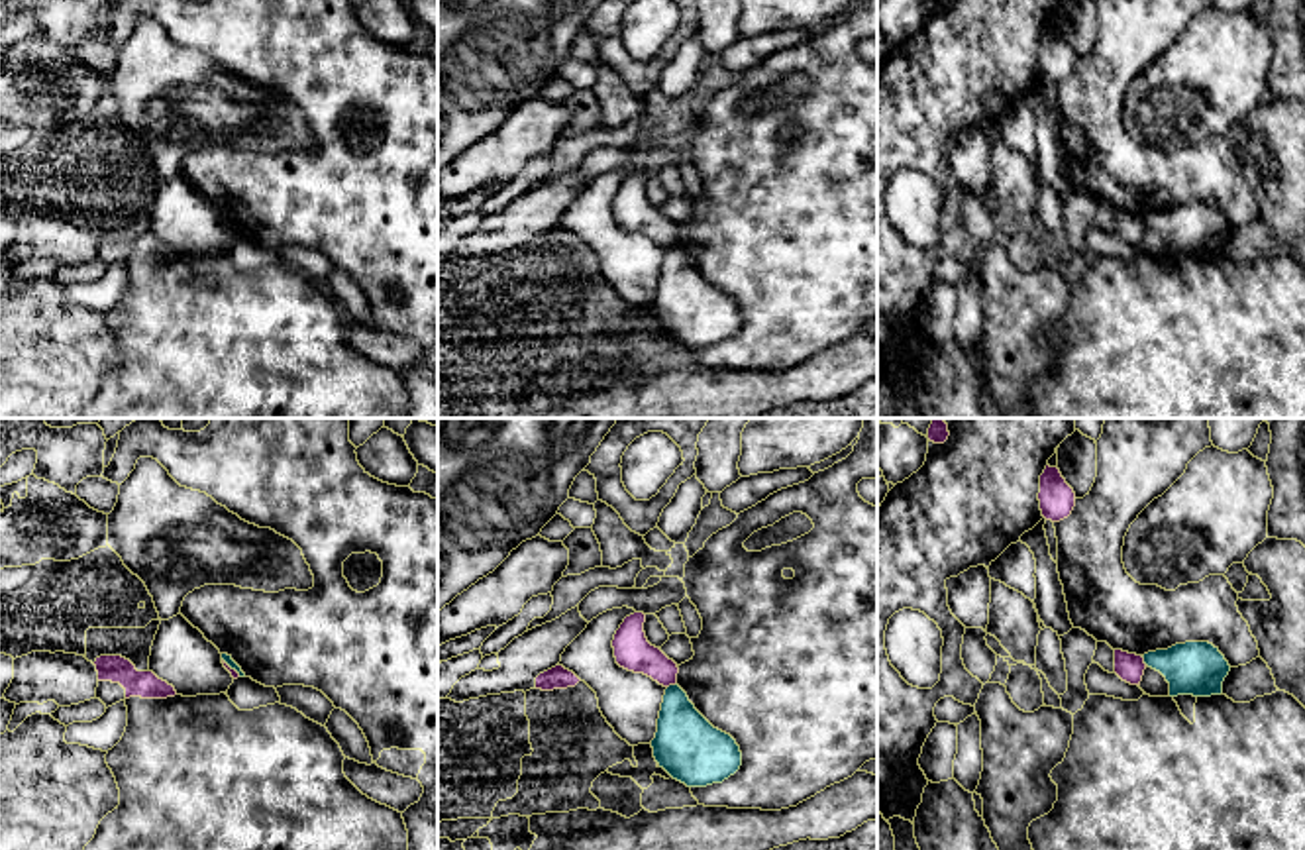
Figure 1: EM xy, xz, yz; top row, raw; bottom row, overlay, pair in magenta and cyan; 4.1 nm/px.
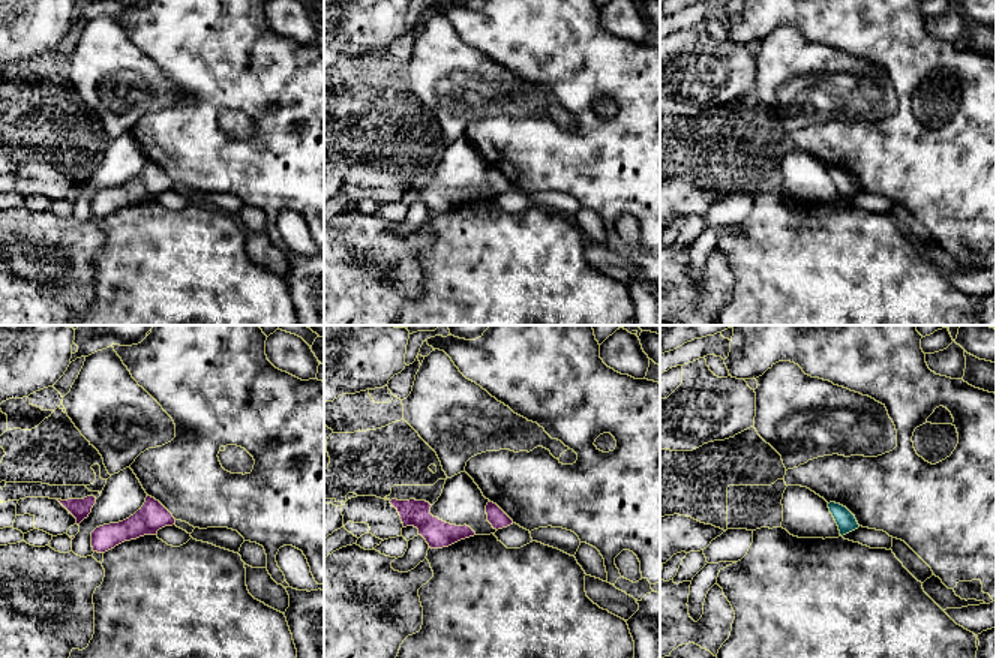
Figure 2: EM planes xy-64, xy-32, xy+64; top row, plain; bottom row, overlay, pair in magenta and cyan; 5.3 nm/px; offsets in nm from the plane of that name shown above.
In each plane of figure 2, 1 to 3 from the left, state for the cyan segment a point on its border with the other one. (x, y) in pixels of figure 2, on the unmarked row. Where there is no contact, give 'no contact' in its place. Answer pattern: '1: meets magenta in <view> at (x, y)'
1: no contact
2: no contact
3: no contact

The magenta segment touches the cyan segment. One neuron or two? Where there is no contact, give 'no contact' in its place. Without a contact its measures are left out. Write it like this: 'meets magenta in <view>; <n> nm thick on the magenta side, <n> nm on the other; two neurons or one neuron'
meets magenta in xz; 150 nm thick on the magenta side, 260 nm on the other; two neurons

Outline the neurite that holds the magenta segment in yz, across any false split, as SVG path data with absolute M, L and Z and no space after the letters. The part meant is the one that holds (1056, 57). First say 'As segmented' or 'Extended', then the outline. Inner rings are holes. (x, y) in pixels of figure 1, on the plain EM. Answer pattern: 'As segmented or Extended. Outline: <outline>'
As segmented. Outline: M1046 26L1040 35L1038 61L1046 80L1060 82L1071 75L1075 67L1075 53L1066 43L1058 27Z

